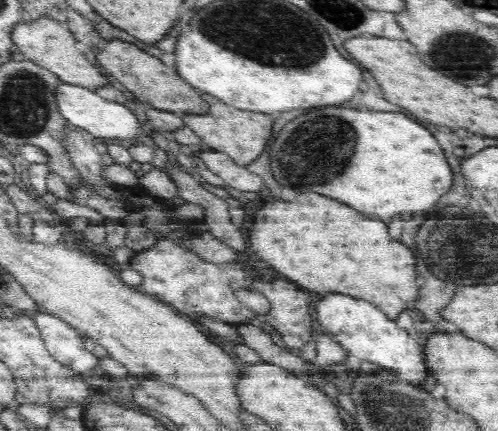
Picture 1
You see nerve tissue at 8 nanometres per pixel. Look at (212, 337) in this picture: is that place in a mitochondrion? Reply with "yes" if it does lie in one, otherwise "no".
no

